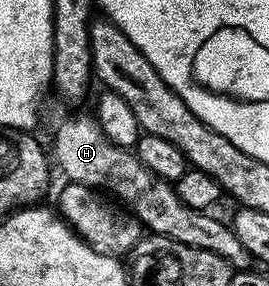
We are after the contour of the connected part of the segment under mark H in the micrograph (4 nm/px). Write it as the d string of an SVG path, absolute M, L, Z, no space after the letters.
M77 114L74 118L65 118L57 126L57 131L53 134L53 150L51 146L51 158L57 166L66 175L64 176L70 182L82 182L84 186L90 186L93 190L108 192L120 205L124 206L130 214L134 214L146 231L154 235L169 239L170 242L187 244L191 248L199 248L207 252L215 252L215 256L223 256L235 268L245 268L250 265L251 259L249 253L239 244L239 238L235 236L232 225L228 221L220 222L217 218L212 218L212 213L187 208L183 200L179 200L174 183L164 182L155 172L151 172L145 165L138 160L136 153L132 149L116 146L103 136L99 128L96 117L85 114Z

